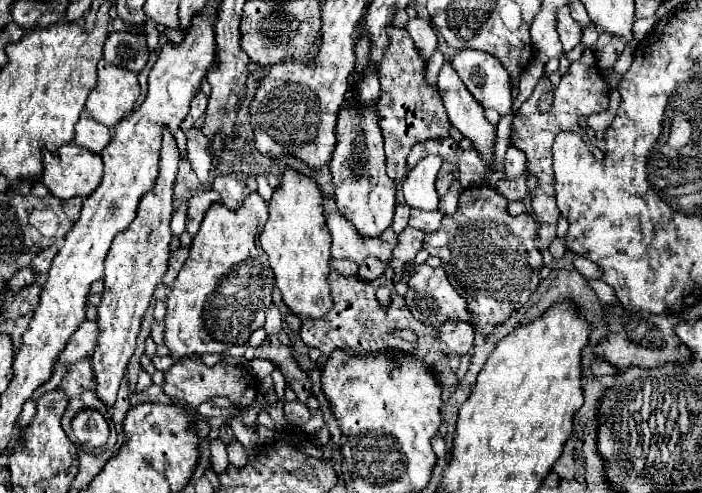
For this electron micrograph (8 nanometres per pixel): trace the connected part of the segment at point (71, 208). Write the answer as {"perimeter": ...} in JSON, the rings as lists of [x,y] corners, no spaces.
{"perimeter":[[[73,196],[73,198],[69,198],[69,200],[63,202],[63,210],[65,210],[65,214],[67,214],[67,218],[71,222],[77,220],[79,210],[81,210],[81,204],[83,204],[83,198],[79,198],[79,196]]]}

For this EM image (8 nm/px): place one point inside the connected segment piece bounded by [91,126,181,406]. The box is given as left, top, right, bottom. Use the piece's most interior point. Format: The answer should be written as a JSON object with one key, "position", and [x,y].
{"position":[137,260]}

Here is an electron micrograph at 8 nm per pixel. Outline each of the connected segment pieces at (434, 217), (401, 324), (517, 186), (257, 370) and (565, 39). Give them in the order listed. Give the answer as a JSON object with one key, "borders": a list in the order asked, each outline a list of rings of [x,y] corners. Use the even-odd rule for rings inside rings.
{"borders":[[[[411,208],[411,218],[409,218],[409,226],[411,228],[419,228],[427,234],[435,232],[439,228],[439,222],[441,222],[441,214],[439,212],[425,212],[425,210],[417,210],[417,208]]],[[[331,272],[329,274],[329,286],[331,286],[331,298],[333,298],[331,312],[327,312],[323,318],[305,318],[303,326],[299,330],[299,336],[307,346],[319,348],[325,356],[329,356],[335,348],[349,348],[349,346],[353,346],[353,352],[401,350],[401,352],[415,354],[417,358],[425,360],[425,364],[429,368],[433,368],[443,358],[443,350],[441,350],[441,344],[435,336],[435,328],[429,328],[427,324],[413,318],[413,314],[407,310],[403,298],[395,294],[393,282],[387,280],[385,276],[381,276],[373,282],[363,282],[357,276],[345,278],[341,274]],[[379,286],[391,288],[391,304],[389,306],[381,306],[375,300],[375,290]],[[393,328],[413,330],[417,334],[417,340],[407,342],[407,340],[401,340],[401,338],[389,334]]],[[[525,176],[517,178],[517,180],[499,180],[495,186],[507,200],[519,202],[527,196],[527,186],[525,186]]],[[[255,358],[255,360],[249,362],[249,370],[251,370],[251,374],[253,374],[257,380],[263,380],[265,376],[271,376],[275,368],[277,368],[277,366],[275,366],[273,362],[269,362],[269,360],[259,360],[259,358]]],[[[565,4],[557,10],[557,32],[559,32],[559,38],[561,38],[561,44],[563,44],[565,52],[573,50],[581,42],[581,28],[571,18],[569,4]]]]}

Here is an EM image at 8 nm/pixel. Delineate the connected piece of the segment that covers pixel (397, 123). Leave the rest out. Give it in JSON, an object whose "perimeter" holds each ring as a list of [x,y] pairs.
{"perimeter":[[[389,26],[389,48],[385,50],[385,60],[381,62],[381,100],[377,110],[379,126],[385,138],[387,176],[395,182],[401,182],[409,174],[407,154],[417,142],[447,138],[451,130],[439,92],[425,80],[425,62],[421,60],[411,36],[397,26]]]}

